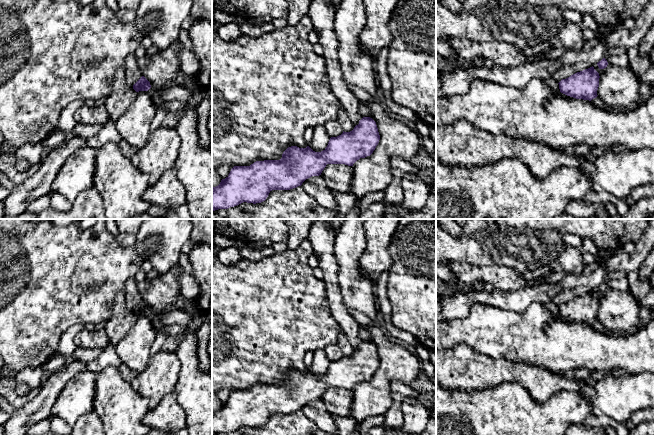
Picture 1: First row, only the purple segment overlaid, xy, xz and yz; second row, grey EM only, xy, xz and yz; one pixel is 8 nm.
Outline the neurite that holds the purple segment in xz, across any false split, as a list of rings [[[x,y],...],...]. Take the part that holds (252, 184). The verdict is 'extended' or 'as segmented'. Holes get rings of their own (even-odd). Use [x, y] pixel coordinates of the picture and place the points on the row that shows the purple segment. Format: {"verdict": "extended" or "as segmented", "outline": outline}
{"verdict": "as segmented", "outline": [[[363,117],[352,131],[331,137],[321,152],[315,152],[309,146],[291,146],[280,160],[234,166],[229,175],[212,188],[212,212],[243,202],[261,203],[272,190],[290,190],[312,176],[321,175],[327,164],[353,166],[360,158],[370,156],[379,140],[376,122]]]}

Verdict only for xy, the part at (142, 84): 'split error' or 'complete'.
split error

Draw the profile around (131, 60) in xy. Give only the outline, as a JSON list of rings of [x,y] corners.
[[[131,54],[129,55],[124,63],[126,83],[128,86],[133,87],[133,85],[143,76],[137,66],[138,58]]]

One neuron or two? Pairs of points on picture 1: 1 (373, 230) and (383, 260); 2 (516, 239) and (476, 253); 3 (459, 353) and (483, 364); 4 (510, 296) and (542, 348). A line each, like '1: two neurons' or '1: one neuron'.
1: one neuron
2: one neuron
3: one neuron
4: two neurons

